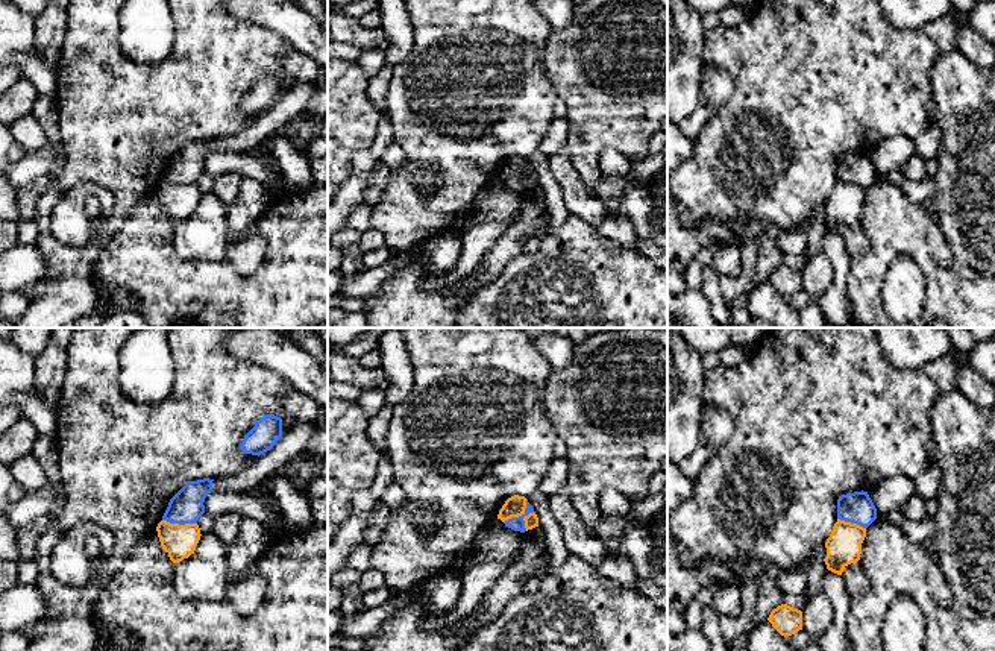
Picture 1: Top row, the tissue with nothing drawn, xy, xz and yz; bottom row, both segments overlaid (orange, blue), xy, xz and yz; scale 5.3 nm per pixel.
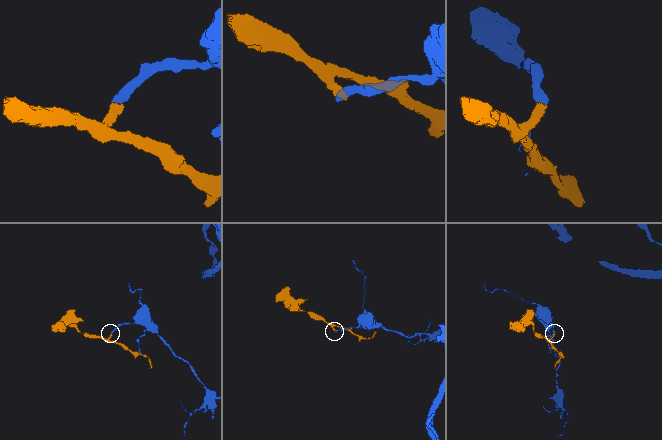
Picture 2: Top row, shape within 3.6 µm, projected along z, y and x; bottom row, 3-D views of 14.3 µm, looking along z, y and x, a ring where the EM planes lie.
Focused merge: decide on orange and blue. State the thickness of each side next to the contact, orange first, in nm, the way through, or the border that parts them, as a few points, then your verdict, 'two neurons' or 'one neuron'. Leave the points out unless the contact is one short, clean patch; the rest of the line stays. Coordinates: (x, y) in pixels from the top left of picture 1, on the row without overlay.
110/80 nm | along xz (527, 160), (525, 170), (504, 182) | two neurons

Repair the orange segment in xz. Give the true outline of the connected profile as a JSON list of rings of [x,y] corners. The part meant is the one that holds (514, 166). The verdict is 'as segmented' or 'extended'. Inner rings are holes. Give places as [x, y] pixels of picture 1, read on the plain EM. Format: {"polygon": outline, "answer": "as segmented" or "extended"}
{"polygon": [[[514,155],[505,161],[502,168],[499,170],[498,179],[505,182],[511,178],[519,178],[525,175],[525,168],[526,168],[526,158]]], "answer": "as segmented"}

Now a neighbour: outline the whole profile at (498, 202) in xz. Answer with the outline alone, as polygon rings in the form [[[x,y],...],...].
[[[494,179],[484,191],[481,191],[472,209],[467,211],[455,225],[441,229],[440,235],[457,235],[461,238],[469,229],[484,222],[514,222],[522,209],[525,193],[508,188],[501,179]]]

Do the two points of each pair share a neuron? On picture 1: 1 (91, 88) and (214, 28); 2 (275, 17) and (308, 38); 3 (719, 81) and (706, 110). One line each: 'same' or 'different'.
1: same
2: same
3: same

